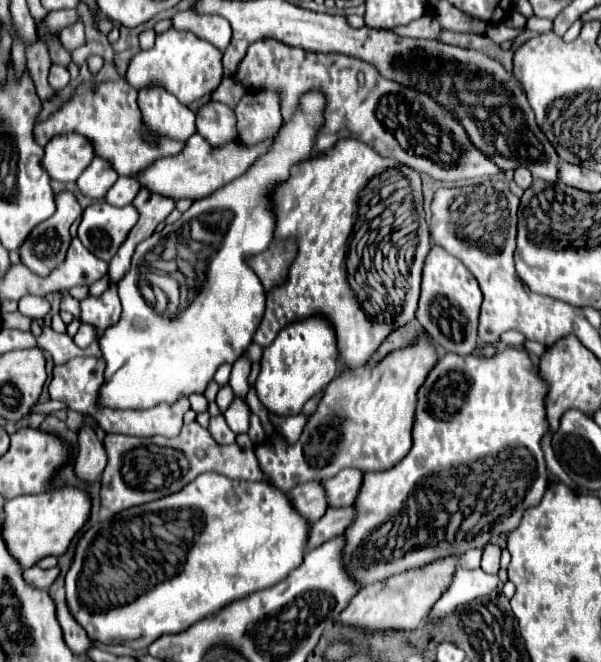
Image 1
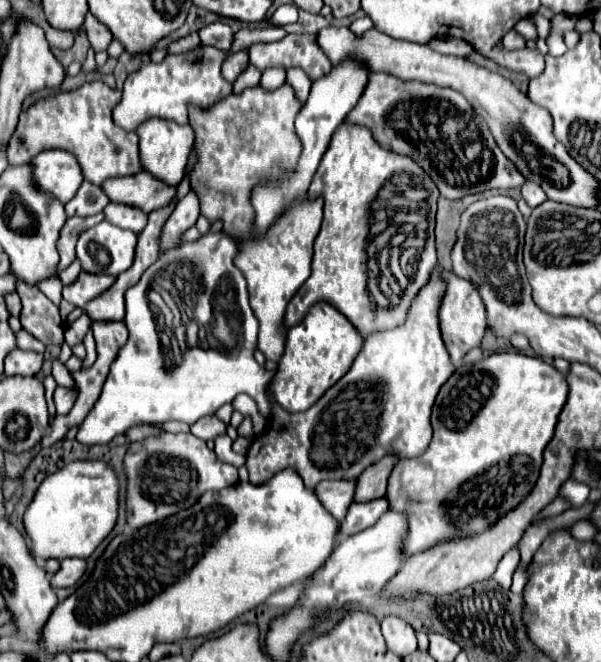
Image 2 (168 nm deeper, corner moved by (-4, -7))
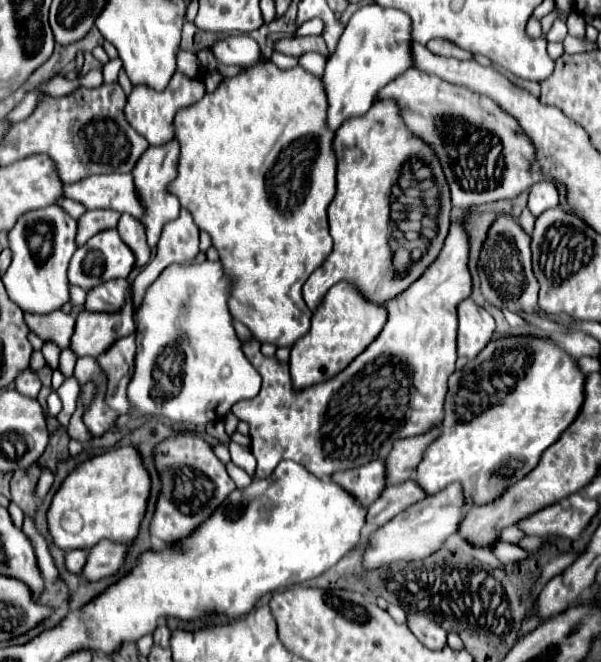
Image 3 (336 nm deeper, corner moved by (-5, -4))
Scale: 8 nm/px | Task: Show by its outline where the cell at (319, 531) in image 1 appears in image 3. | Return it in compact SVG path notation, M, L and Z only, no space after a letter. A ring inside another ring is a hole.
M414 479L402 485L392 485L386 489L386 493L382 493L382 497L374 505L370 505L366 521L374 525L384 525L422 497L426 497L426 493Z

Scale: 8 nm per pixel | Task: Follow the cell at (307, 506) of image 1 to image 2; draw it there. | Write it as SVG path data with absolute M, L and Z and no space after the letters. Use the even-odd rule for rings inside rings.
M323 480L315 486L315 494L325 510L329 510L329 514L341 522L349 504L353 502L353 488L355 480Z

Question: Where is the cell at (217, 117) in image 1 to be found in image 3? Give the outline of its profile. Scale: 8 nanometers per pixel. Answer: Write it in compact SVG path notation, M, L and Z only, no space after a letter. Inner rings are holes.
M180 213L176 221L170 221L160 237L156 255L152 257L150 265L142 269L142 273L136 275L132 283L133 291L133 319L136 323L136 311L140 306L144 291L150 281L154 281L162 269L166 269L172 263L188 263L198 255L198 227L194 225L192 217L186 213Z

